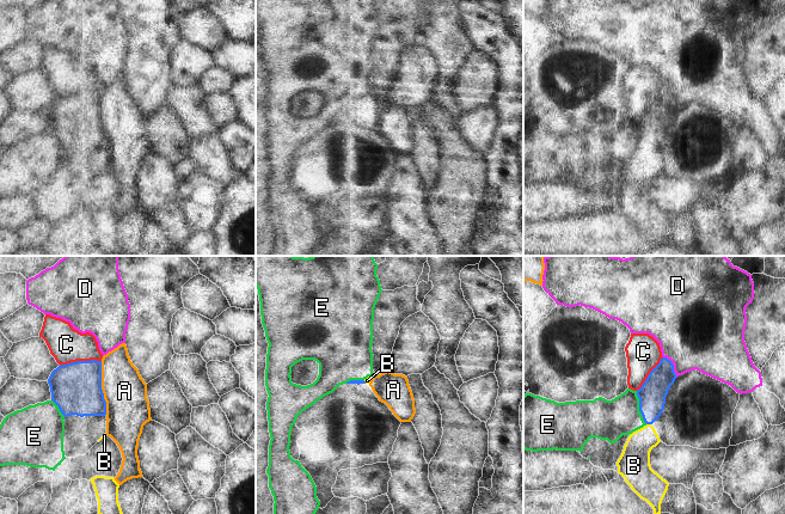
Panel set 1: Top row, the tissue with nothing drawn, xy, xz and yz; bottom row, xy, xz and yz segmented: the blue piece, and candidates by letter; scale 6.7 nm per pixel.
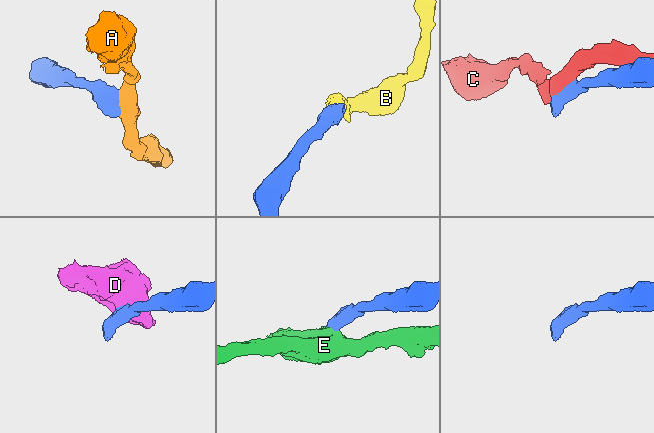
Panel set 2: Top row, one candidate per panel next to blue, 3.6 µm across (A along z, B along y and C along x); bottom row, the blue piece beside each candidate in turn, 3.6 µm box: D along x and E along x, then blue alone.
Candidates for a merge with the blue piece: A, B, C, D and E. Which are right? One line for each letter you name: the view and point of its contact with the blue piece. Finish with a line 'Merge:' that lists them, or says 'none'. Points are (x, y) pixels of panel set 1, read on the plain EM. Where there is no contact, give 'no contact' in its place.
B: yz (649, 155)
Merge: B

